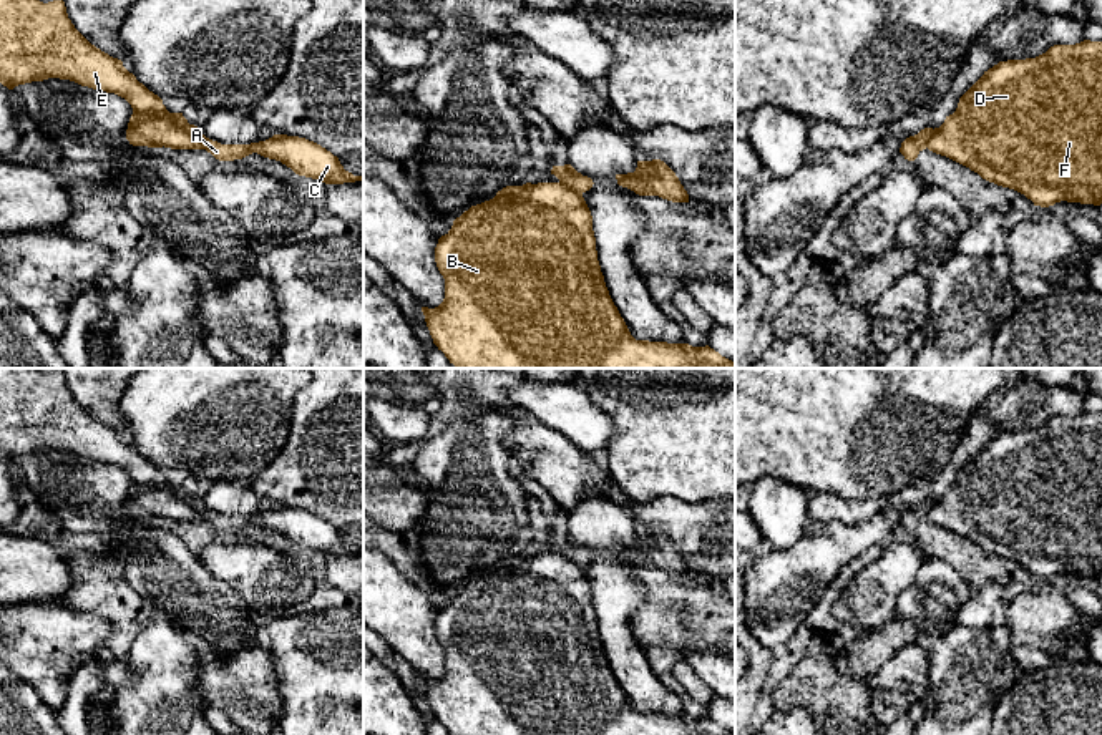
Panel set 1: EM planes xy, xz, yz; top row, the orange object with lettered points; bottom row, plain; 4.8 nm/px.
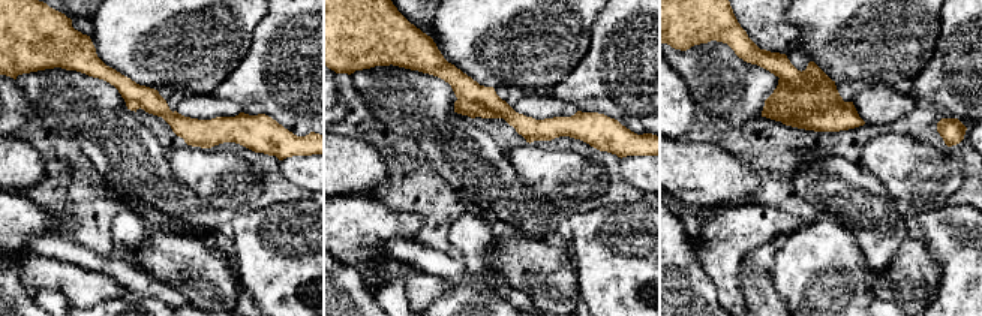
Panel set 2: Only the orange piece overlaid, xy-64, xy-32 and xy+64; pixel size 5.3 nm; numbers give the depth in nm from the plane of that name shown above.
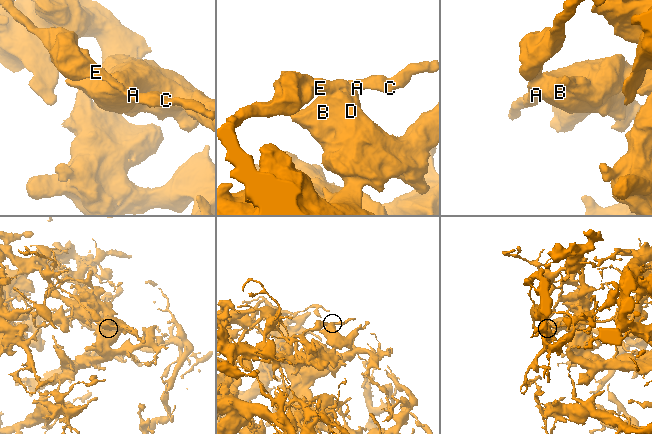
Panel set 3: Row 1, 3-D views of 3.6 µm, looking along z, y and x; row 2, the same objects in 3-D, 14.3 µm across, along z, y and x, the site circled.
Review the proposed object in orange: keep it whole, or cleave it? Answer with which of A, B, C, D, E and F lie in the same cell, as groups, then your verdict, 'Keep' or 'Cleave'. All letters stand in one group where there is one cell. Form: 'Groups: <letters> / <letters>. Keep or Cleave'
Groups: A C E / B D F. Cleave

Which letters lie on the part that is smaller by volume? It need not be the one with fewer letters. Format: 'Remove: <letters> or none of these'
Remove: A, C, E

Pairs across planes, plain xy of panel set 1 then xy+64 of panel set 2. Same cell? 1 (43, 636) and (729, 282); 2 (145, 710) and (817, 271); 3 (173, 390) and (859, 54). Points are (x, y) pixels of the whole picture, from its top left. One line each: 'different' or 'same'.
1: same
2: same
3: same

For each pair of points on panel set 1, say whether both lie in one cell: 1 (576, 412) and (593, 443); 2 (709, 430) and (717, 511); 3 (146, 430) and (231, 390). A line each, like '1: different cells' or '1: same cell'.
1: same cell
2: different cells
3: same cell

